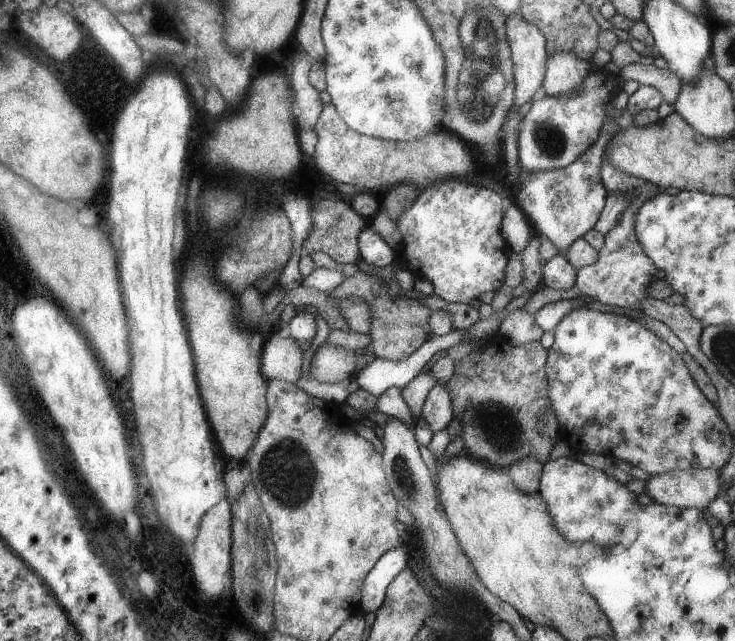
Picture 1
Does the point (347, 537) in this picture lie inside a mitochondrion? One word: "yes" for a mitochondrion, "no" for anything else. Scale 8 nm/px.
no

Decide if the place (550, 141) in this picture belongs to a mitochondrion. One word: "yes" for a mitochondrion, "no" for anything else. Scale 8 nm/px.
yes

